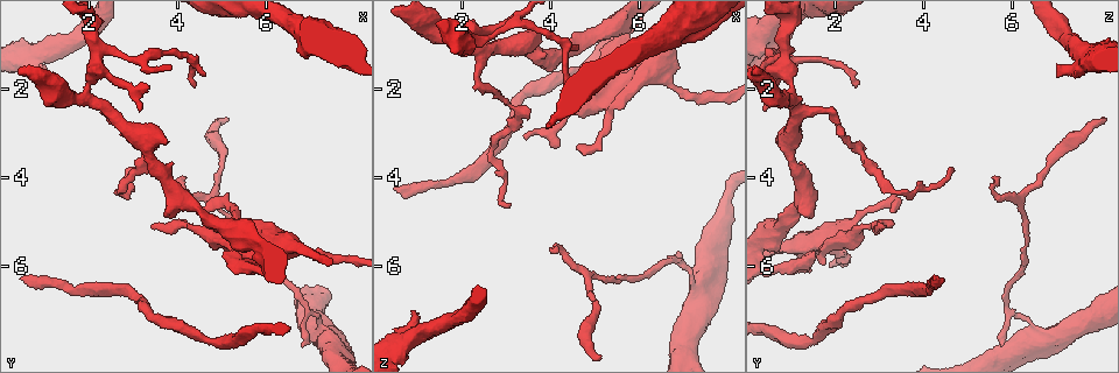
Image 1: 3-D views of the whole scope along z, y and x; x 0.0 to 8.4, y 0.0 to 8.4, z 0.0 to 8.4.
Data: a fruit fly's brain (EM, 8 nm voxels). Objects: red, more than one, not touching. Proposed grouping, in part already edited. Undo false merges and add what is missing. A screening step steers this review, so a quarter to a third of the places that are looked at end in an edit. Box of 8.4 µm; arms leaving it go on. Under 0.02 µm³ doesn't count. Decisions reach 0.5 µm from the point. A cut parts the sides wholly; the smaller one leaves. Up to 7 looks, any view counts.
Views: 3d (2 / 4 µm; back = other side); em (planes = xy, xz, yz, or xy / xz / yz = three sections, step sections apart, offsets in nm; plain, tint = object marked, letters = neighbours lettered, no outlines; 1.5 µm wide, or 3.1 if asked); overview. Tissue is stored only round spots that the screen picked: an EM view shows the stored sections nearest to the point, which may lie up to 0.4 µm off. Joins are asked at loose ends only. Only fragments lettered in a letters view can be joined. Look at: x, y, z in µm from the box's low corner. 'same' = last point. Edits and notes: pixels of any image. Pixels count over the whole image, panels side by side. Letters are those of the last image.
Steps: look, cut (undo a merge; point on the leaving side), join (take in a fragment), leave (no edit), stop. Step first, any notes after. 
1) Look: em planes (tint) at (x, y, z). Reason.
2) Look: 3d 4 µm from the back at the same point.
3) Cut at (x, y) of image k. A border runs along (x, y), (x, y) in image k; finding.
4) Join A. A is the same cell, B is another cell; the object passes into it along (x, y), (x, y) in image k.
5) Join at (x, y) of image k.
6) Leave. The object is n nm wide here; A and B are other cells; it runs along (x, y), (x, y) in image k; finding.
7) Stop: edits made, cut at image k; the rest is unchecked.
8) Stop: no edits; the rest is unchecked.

Look: em yz step 8 (plain) at (0.65, 1.30, 7.80).

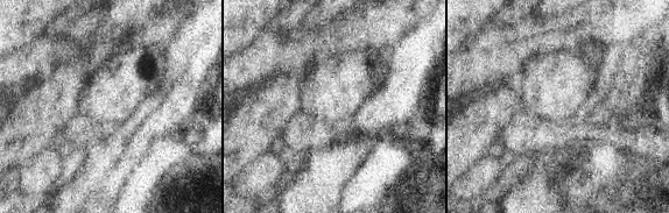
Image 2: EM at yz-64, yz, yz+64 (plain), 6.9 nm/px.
Look: em yz step 8 (letters) at the same point.

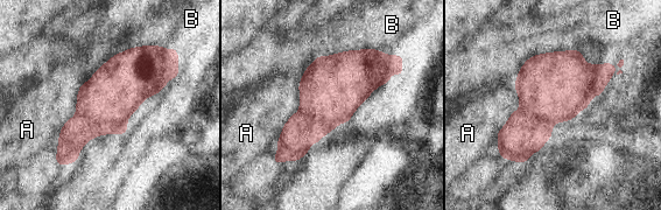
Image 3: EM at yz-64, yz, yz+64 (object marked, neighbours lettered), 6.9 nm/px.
Cut at (524, 134) of image 3. The longest contact is with A, 950 nm; A and B are other cells; a border runs along (520, 109), (543, 121), (553, 124) in image 3; two neurons meet here.

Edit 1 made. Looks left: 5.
Look: em planes (tint) at (6.80, 7.75, 5.75). Tapers out.

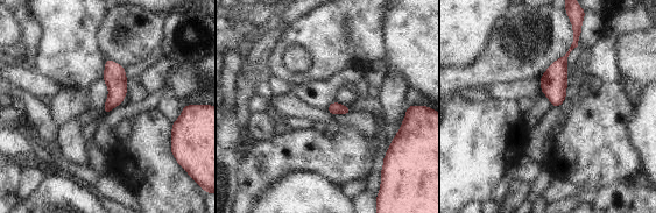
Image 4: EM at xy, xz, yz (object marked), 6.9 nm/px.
Look: em planes (letters) at the same point. What lies round it.

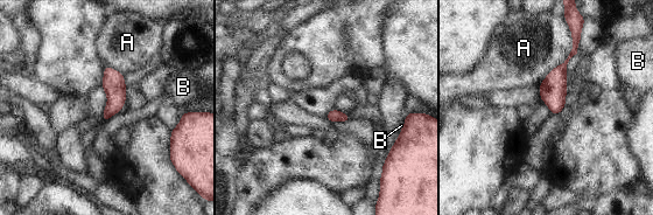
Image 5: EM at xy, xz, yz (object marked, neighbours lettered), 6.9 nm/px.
Leave. The object is 80 nm wide here; A and B are other cells; none of them fits.

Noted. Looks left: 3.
Look: em xy step 8 (letters) at (3.35, 5.10, 3.05). Branch stops here.

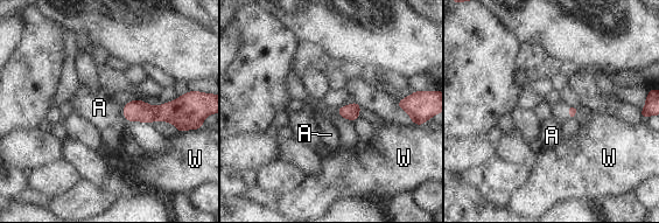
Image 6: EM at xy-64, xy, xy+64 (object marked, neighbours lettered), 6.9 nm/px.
Leave. A and W are other cells; a border runs along (123, 106), (123, 115), (130, 122) in image 6; no lettered fragment goes on from it.

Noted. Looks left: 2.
Stop: edits made, cut at image 3; the rest is unchecked.

